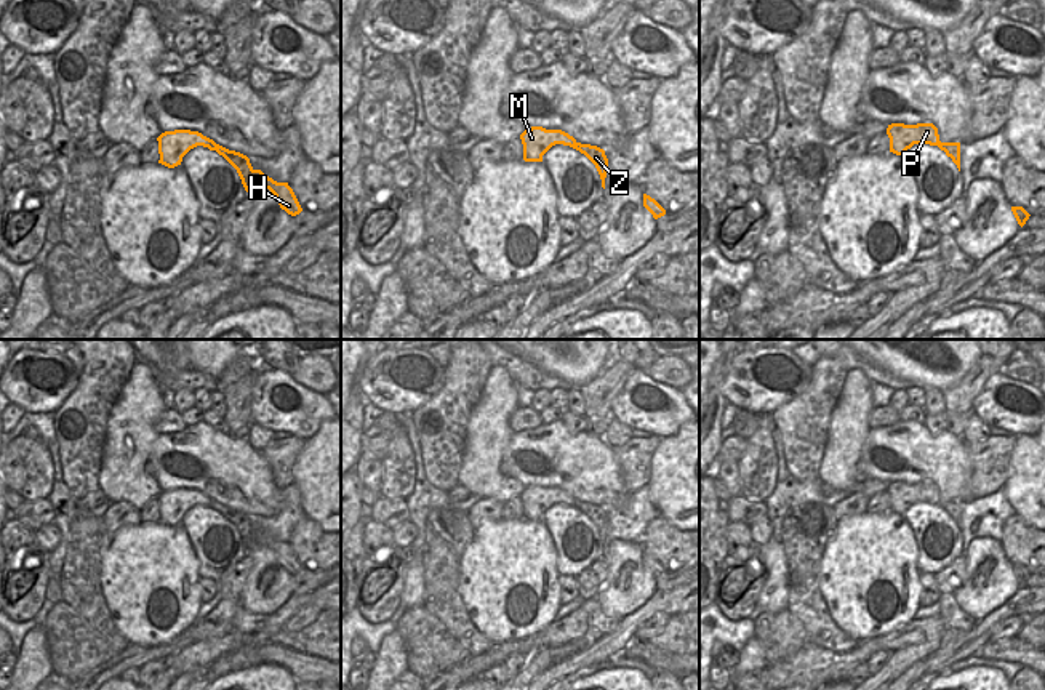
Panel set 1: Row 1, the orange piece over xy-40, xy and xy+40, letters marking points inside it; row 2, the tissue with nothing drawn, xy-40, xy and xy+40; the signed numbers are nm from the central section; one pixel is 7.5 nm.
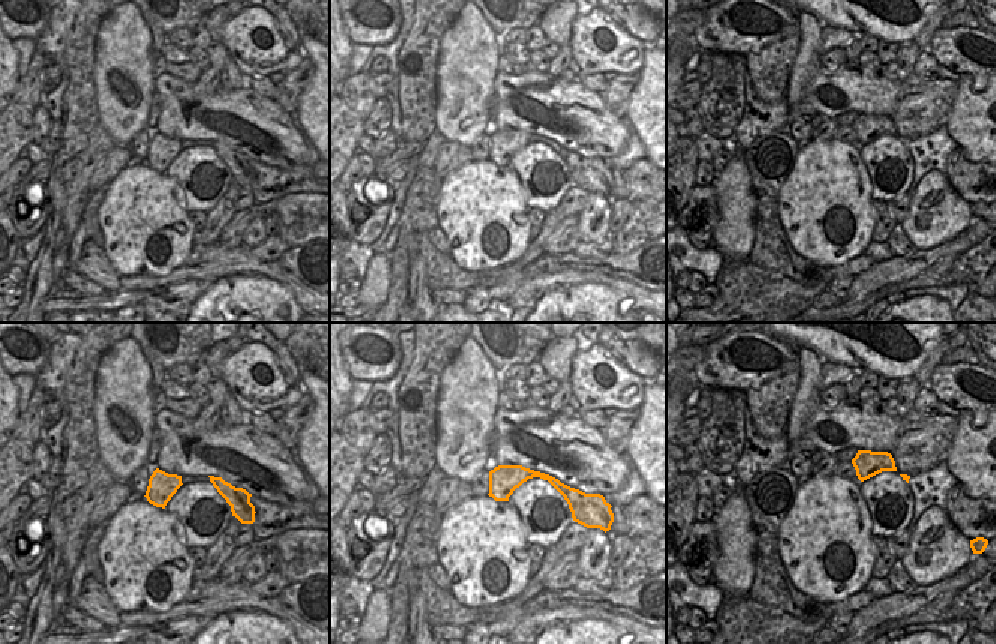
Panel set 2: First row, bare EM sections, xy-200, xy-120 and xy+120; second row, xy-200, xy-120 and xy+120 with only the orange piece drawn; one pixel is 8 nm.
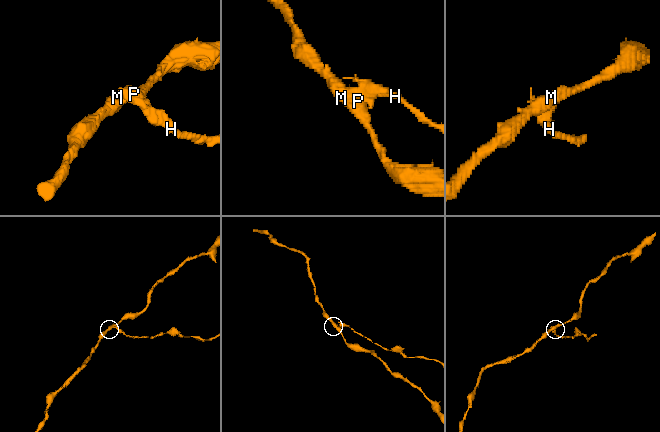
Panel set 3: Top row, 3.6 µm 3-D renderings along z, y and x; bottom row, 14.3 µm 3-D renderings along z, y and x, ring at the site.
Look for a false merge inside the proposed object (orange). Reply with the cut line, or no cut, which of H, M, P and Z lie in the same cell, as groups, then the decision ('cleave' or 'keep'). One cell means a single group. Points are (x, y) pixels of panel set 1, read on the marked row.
cut in xy-40 along (215, 143), (207, 146); H Z / M P; cleave

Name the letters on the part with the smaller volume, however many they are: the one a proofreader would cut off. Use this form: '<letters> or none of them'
H, Z

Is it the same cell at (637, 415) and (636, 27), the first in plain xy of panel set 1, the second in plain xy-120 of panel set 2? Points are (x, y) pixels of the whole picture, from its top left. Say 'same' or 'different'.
different

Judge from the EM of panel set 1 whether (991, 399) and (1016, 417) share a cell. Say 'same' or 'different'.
same

